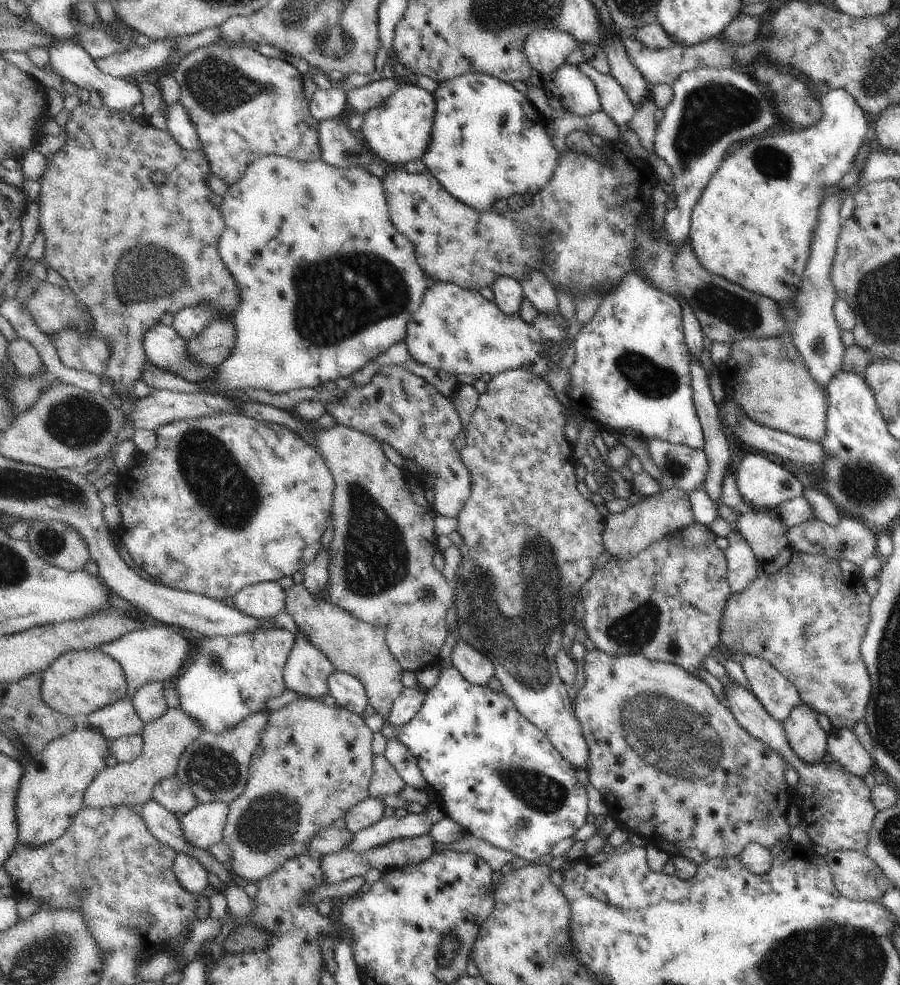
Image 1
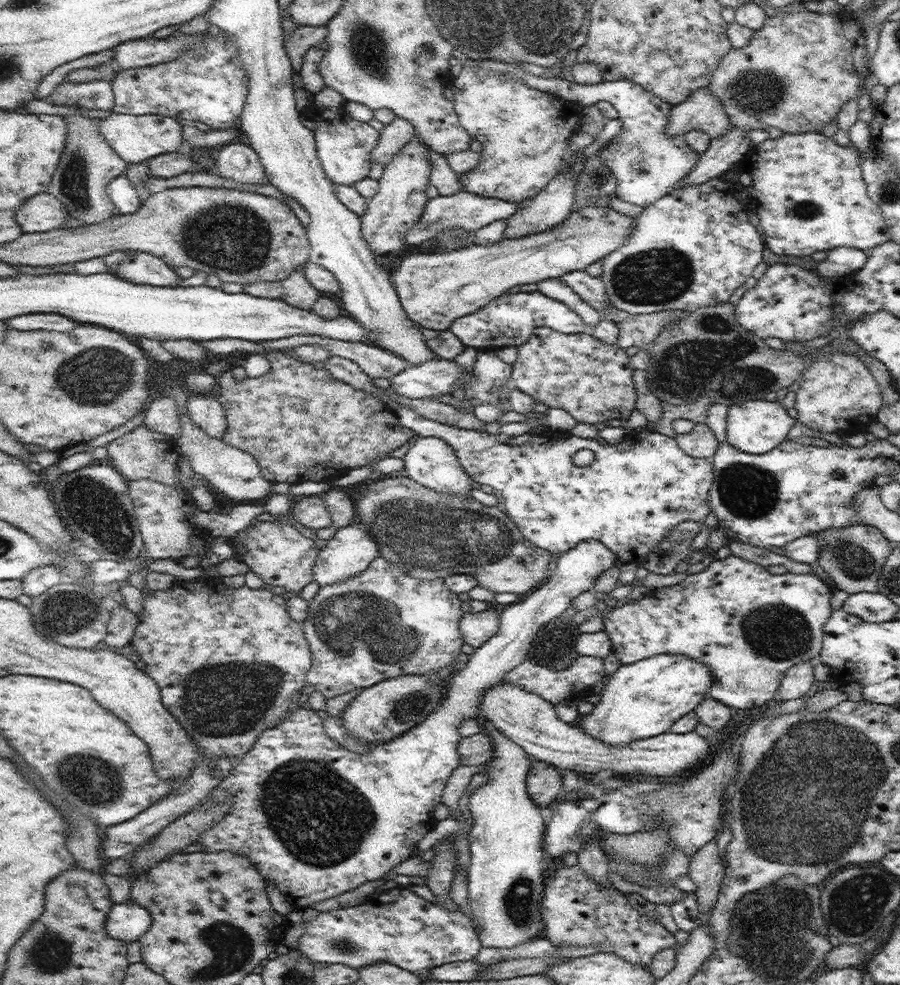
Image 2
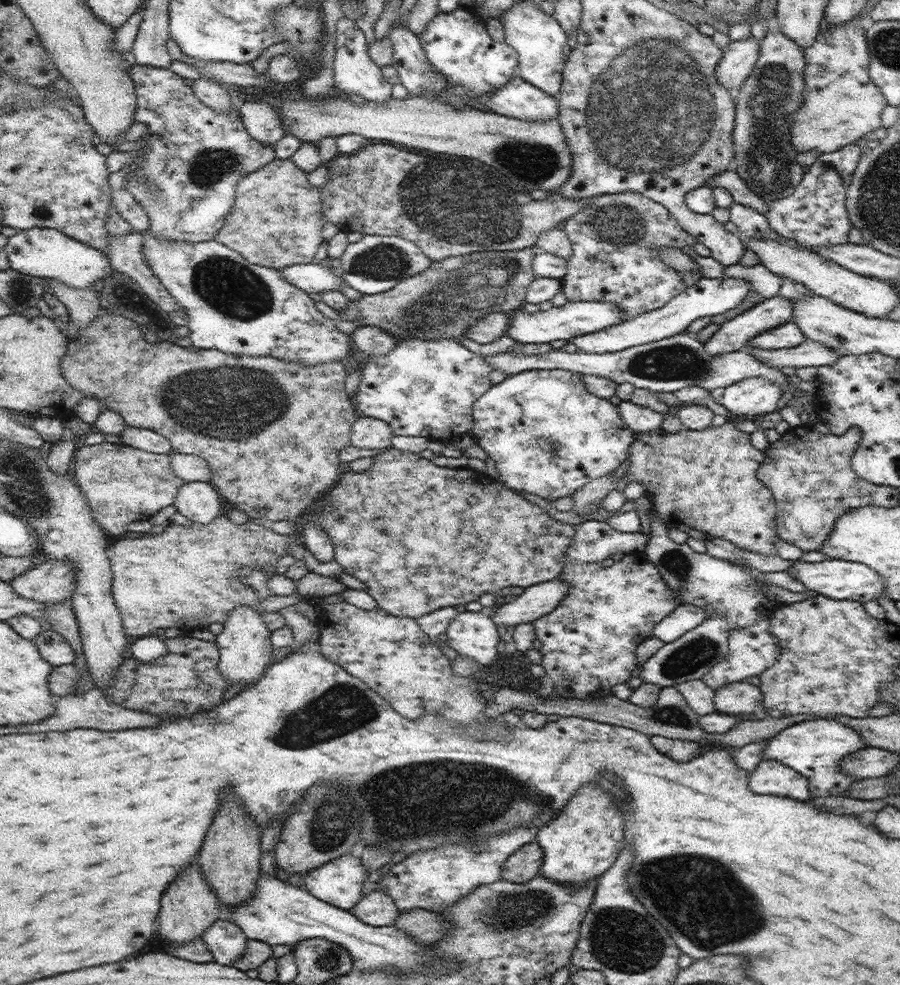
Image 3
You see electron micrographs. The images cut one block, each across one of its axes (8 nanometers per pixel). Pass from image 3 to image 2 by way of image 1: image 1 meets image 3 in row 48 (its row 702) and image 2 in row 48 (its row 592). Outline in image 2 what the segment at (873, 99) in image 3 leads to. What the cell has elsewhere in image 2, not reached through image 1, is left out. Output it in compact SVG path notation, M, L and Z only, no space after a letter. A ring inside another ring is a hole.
M847 4L837 14L815 14L805 8L785 12L785 8L781 8L775 16L765 18L763 26L753 32L747 46L741 50L729 50L719 60L709 88L721 102L731 126L741 130L779 128L783 134L805 134L827 126L851 98L863 96L867 76L867 36L861 16L855 16Z

